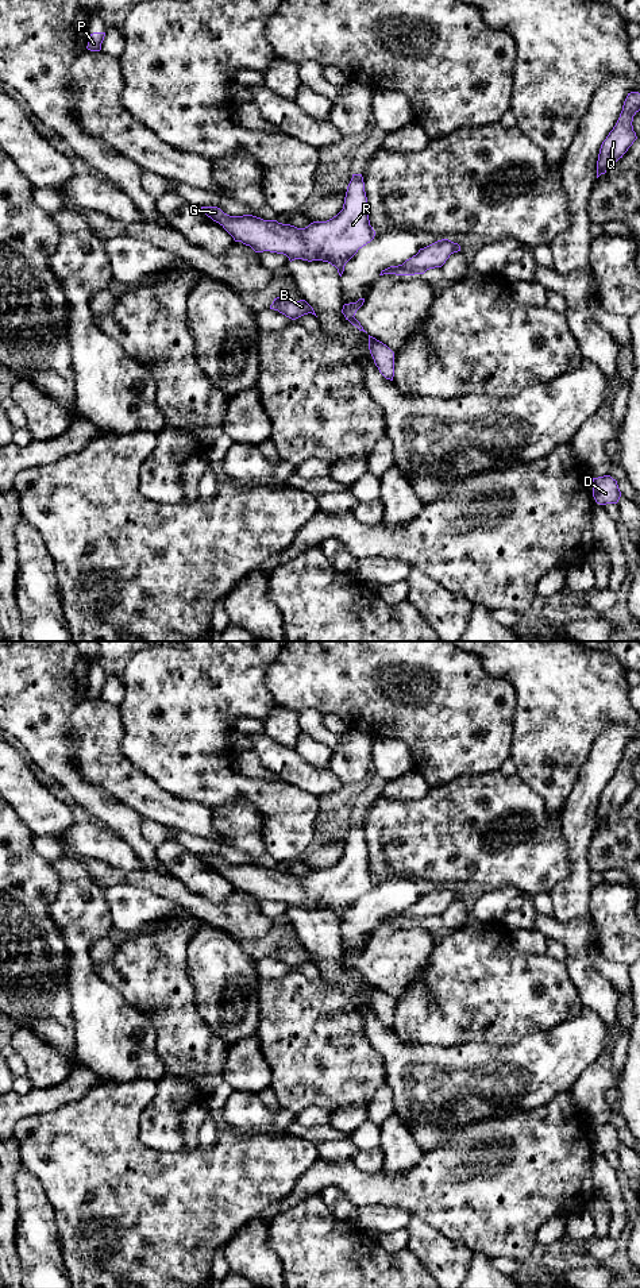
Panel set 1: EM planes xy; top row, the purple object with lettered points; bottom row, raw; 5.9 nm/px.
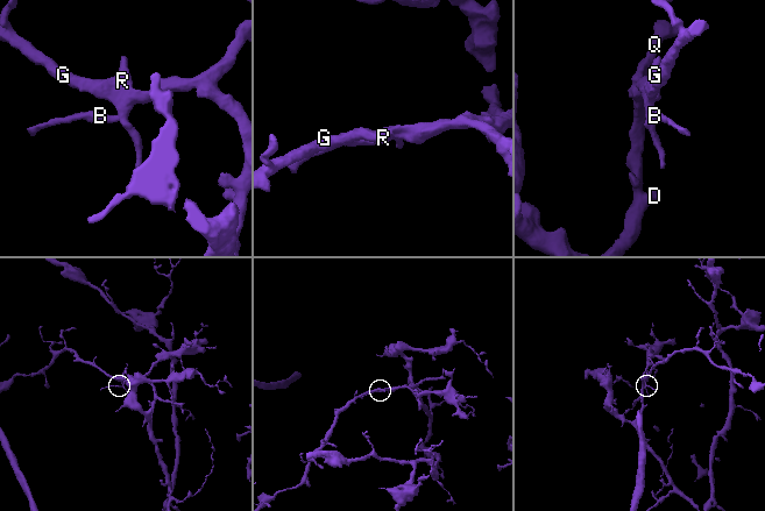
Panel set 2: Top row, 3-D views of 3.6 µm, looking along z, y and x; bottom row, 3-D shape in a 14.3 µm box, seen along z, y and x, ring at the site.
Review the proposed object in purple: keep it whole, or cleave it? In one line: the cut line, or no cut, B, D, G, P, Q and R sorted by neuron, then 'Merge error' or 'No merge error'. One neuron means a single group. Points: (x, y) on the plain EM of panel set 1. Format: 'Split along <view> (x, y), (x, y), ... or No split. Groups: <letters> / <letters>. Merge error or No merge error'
Split along xy (344, 952), (357, 957). Groups: B / D G P Q R. Merge error

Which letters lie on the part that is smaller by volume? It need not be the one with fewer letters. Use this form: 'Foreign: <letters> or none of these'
Foreign: B

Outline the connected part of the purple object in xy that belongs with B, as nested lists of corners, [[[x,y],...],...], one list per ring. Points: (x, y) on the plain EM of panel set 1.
[[[277,945],[270,953],[270,957],[278,959],[292,968],[296,968],[308,961],[316,964],[313,956],[305,948],[296,949],[292,946]]]

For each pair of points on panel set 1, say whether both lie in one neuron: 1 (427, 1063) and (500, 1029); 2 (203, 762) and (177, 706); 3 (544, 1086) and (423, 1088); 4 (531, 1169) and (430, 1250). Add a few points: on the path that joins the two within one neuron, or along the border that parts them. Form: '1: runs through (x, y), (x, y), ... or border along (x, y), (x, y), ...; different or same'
1: border along (502, 1045), (463, 1042), (440, 1047); different
2: runs through (189, 748), (177, 735), (177, 720); same
3: runs through (515, 1080), (452, 1082); same
4: border along (419, 1219), (447, 1237), (467, 1245), (474, 1252); different

